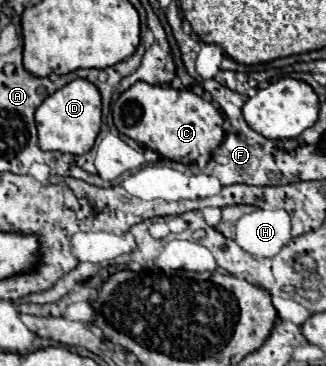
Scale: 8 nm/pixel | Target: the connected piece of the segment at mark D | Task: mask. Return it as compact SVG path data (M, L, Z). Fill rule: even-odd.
M76 78L64 88L48 96L36 110L36 128L42 150L58 150L70 154L86 154L102 126L102 98L100 90L86 78Z

